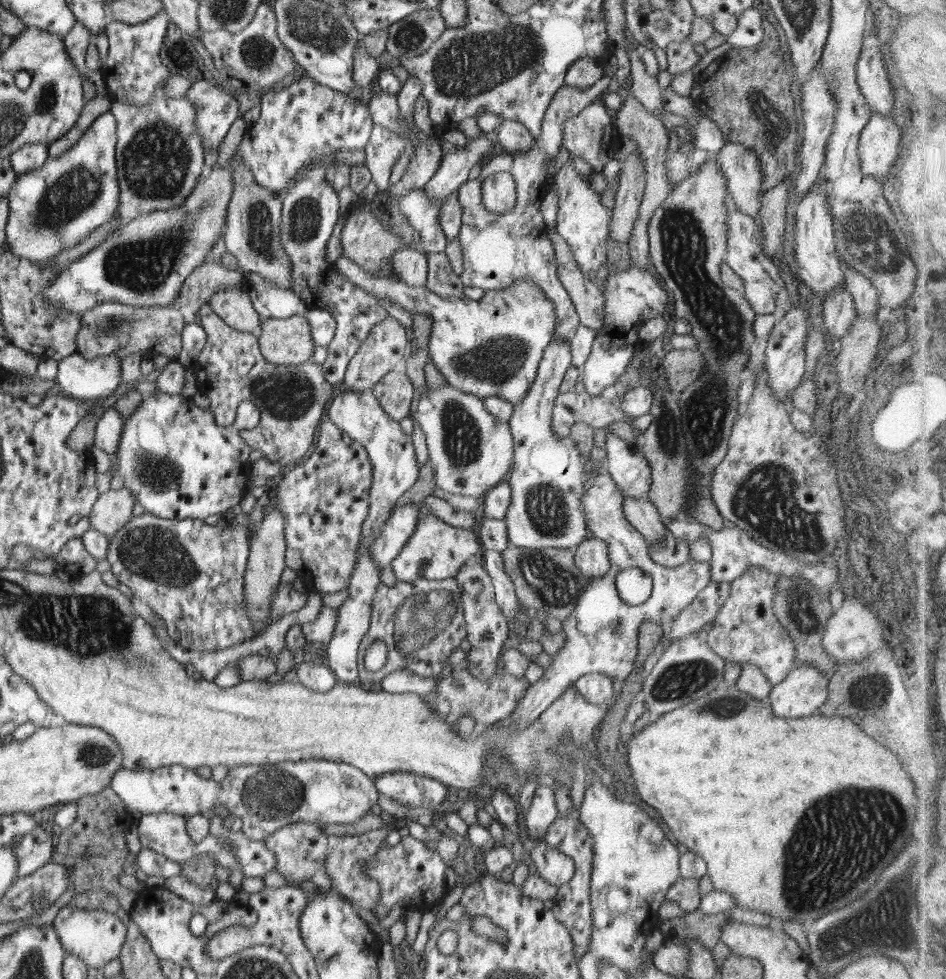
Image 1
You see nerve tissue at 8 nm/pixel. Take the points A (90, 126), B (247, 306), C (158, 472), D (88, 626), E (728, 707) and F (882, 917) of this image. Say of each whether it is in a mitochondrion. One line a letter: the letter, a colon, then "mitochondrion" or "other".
A: other
B: other
C: mitochondrion
D: mitochondrion
E: mitochondrion
F: mitochondrion

